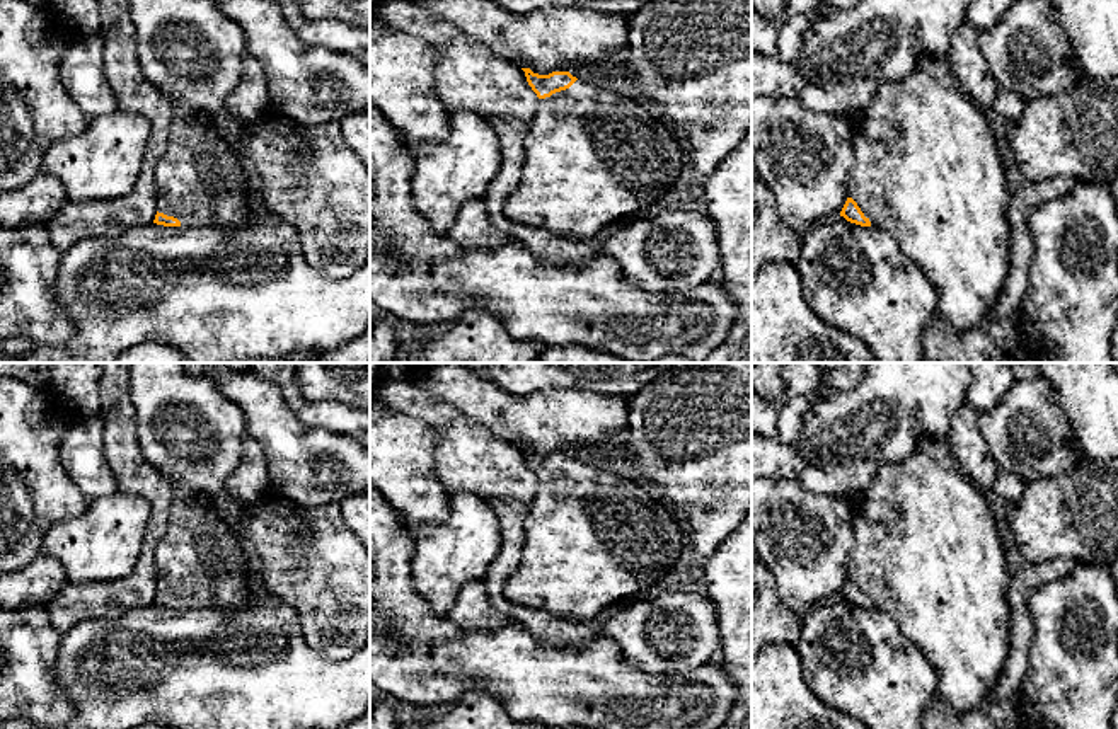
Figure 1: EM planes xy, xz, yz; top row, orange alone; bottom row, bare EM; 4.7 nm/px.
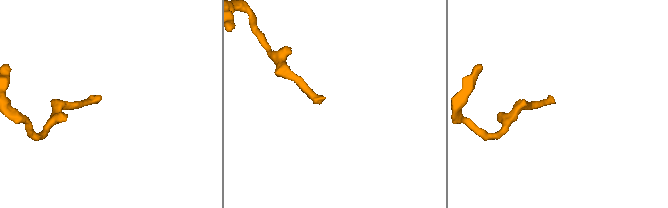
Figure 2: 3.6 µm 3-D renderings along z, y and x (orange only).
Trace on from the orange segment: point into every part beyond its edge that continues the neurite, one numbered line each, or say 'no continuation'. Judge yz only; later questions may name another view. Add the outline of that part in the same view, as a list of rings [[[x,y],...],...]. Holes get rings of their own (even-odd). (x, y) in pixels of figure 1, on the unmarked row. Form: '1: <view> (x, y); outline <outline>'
1: yz (927, 549); outline [[[946,438],[920,439],[915,451],[876,468],[871,487],[861,494],[854,518],[854,547],[847,564],[871,608],[891,615],[937,673],[937,697],[965,714],[987,703],[1011,649],[1009,572],[1002,545],[1006,525],[1000,508],[958,468]]]

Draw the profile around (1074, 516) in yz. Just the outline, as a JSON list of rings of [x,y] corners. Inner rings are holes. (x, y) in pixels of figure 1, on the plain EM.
[[[1118,458],[1029,480],[1017,502],[999,508],[1028,564],[1070,559],[1109,567],[1118,557]]]

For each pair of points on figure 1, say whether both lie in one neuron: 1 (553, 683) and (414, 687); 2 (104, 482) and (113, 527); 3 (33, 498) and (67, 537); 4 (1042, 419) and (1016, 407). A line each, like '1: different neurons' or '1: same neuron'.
1: same neuron
2: different neurons
3: different neurons
4: same neuron

